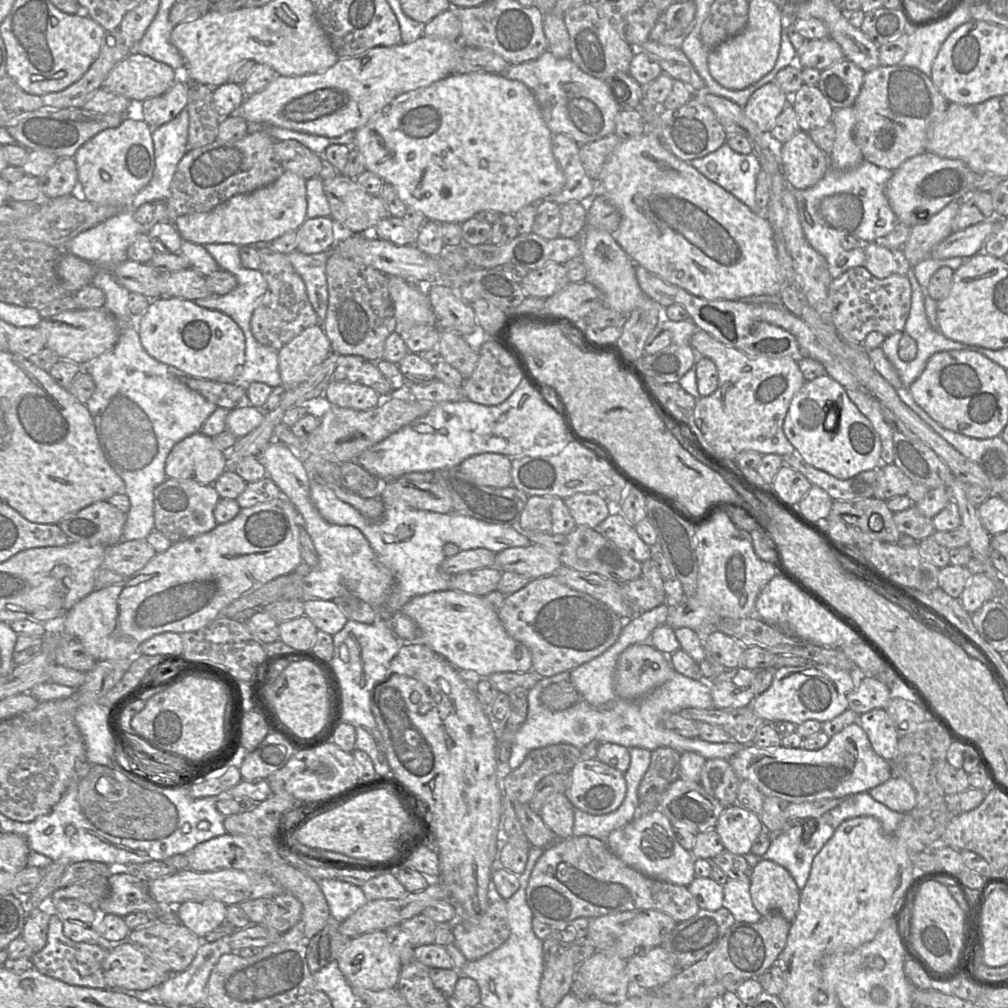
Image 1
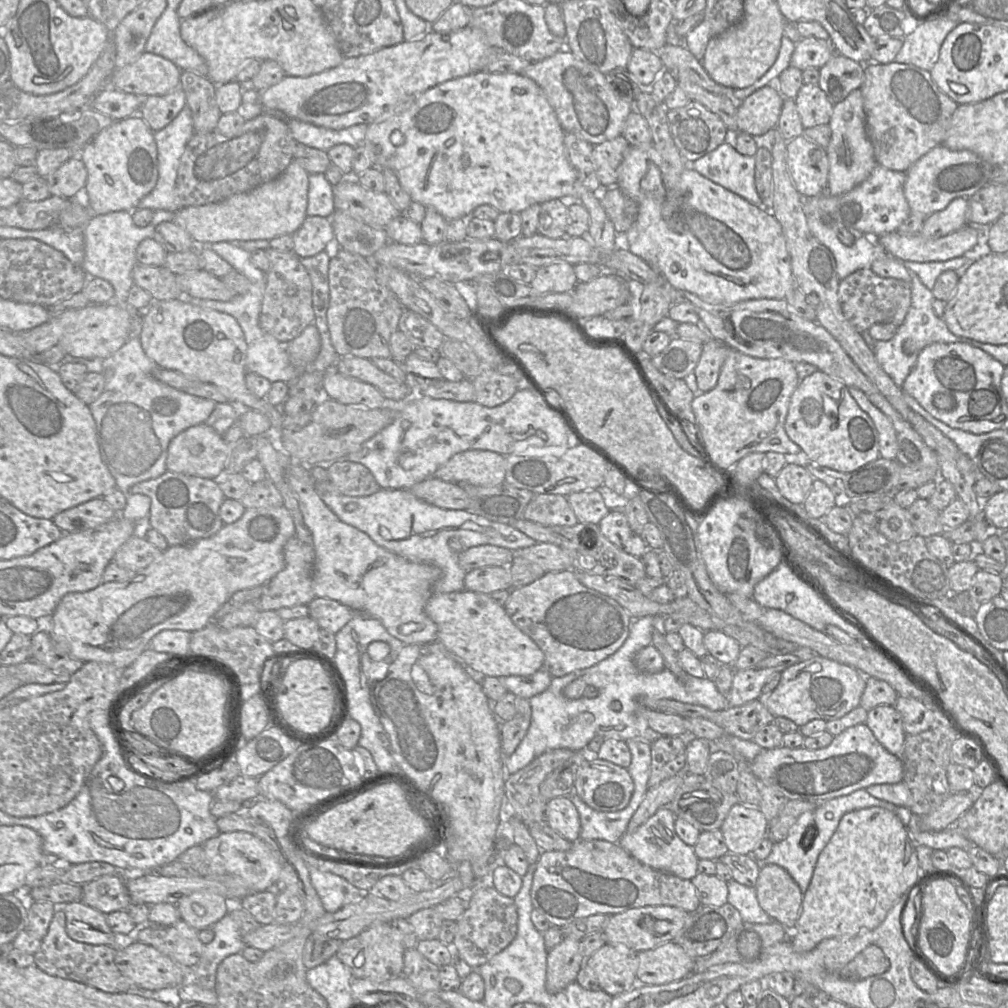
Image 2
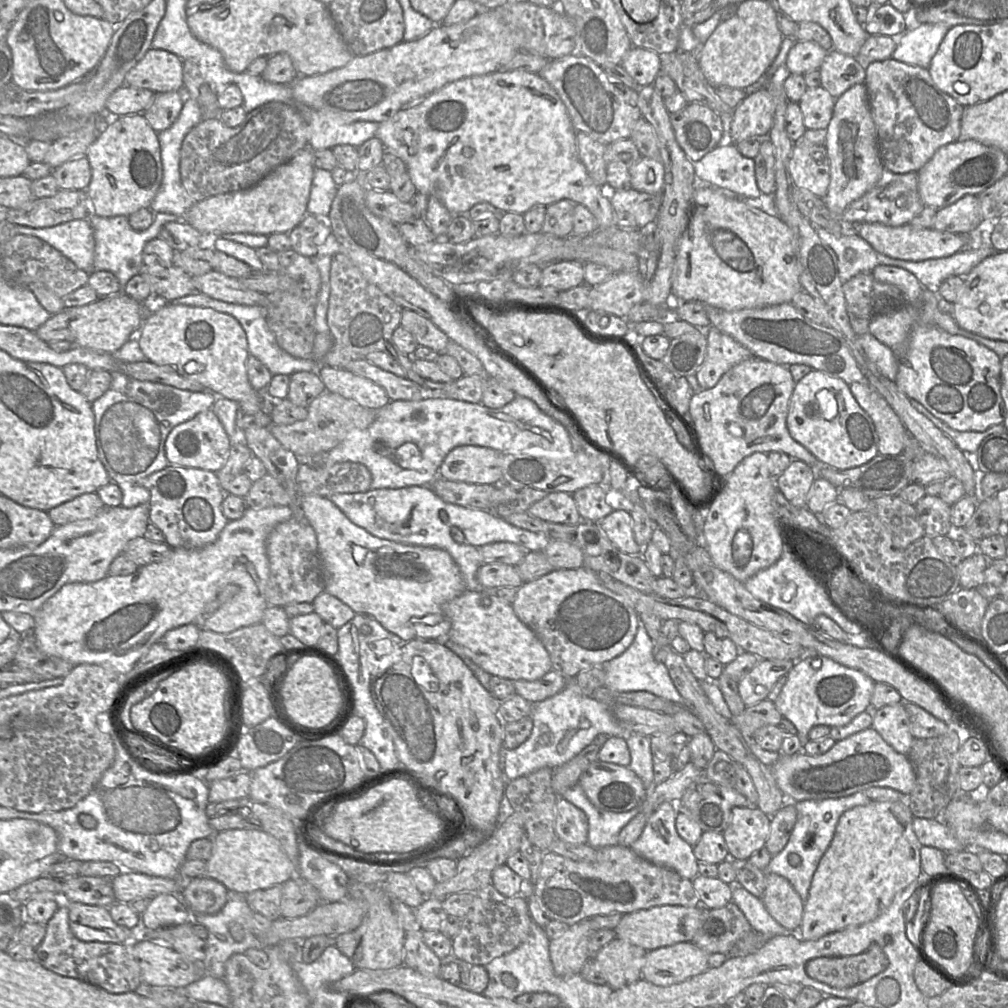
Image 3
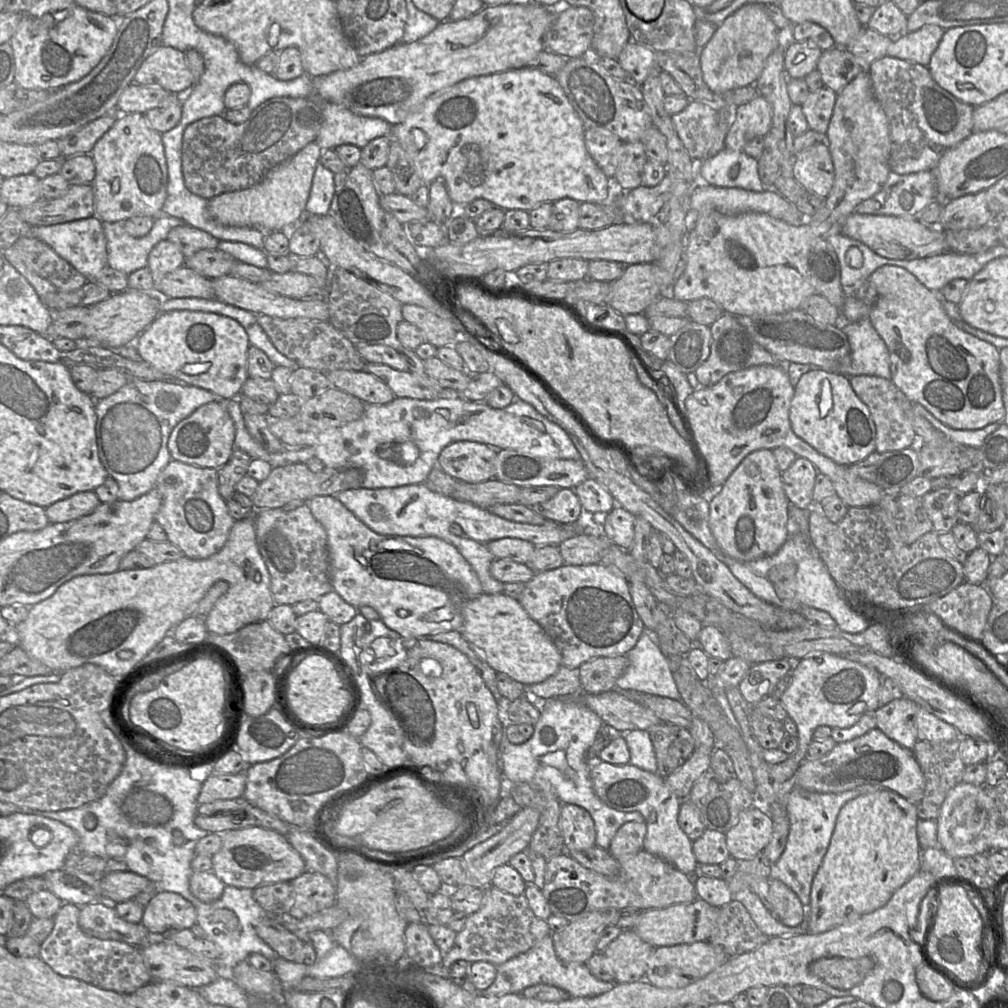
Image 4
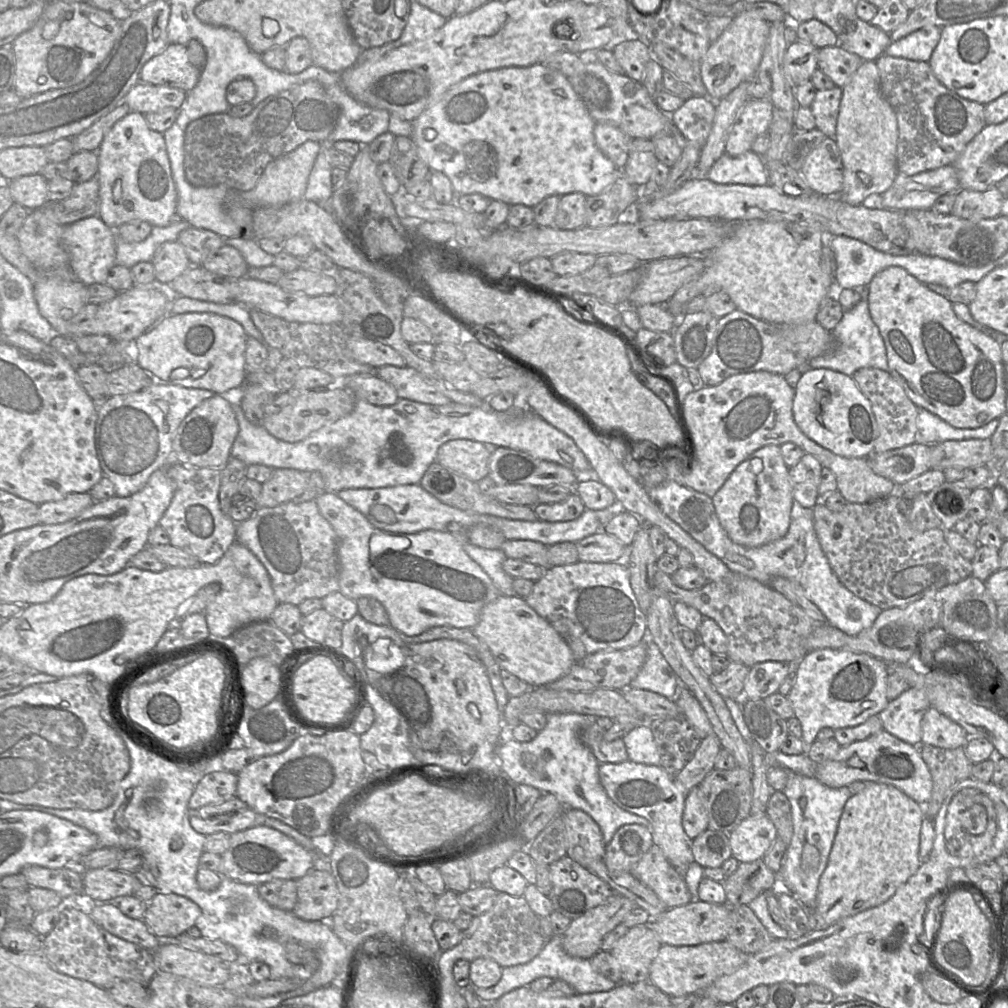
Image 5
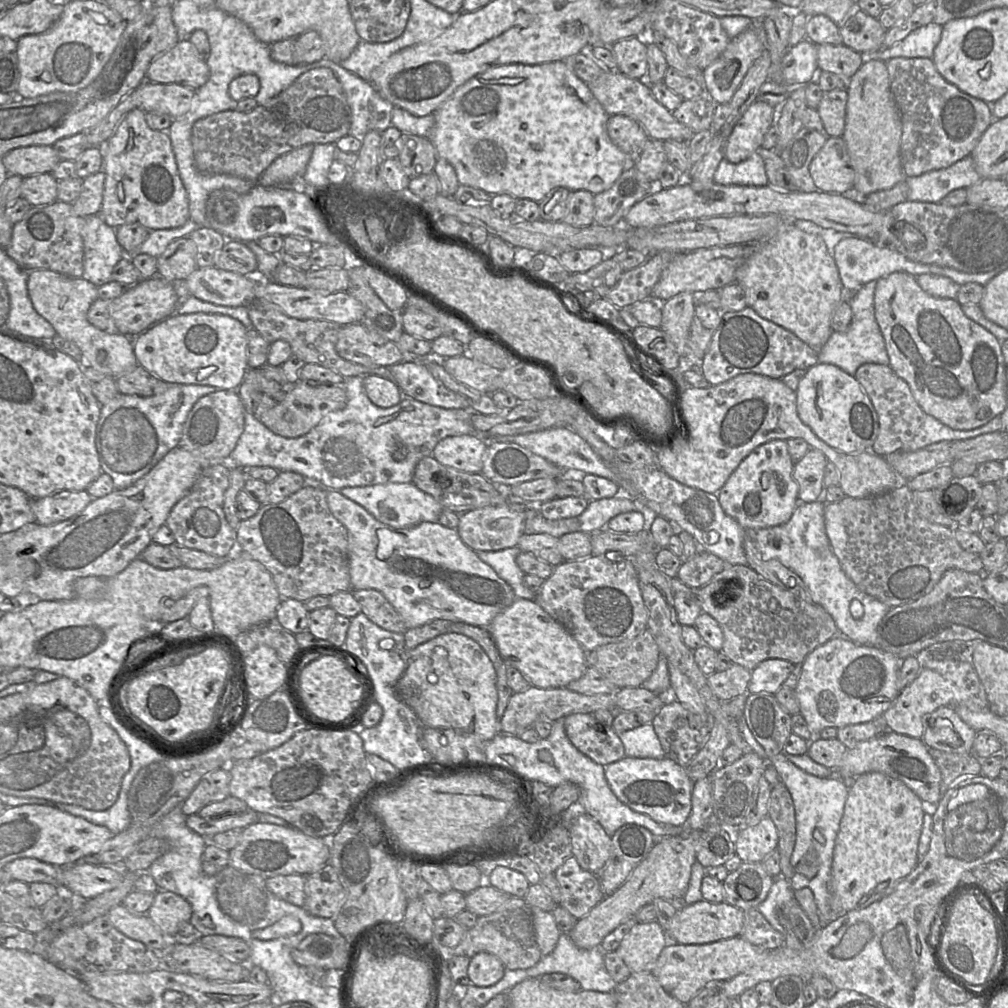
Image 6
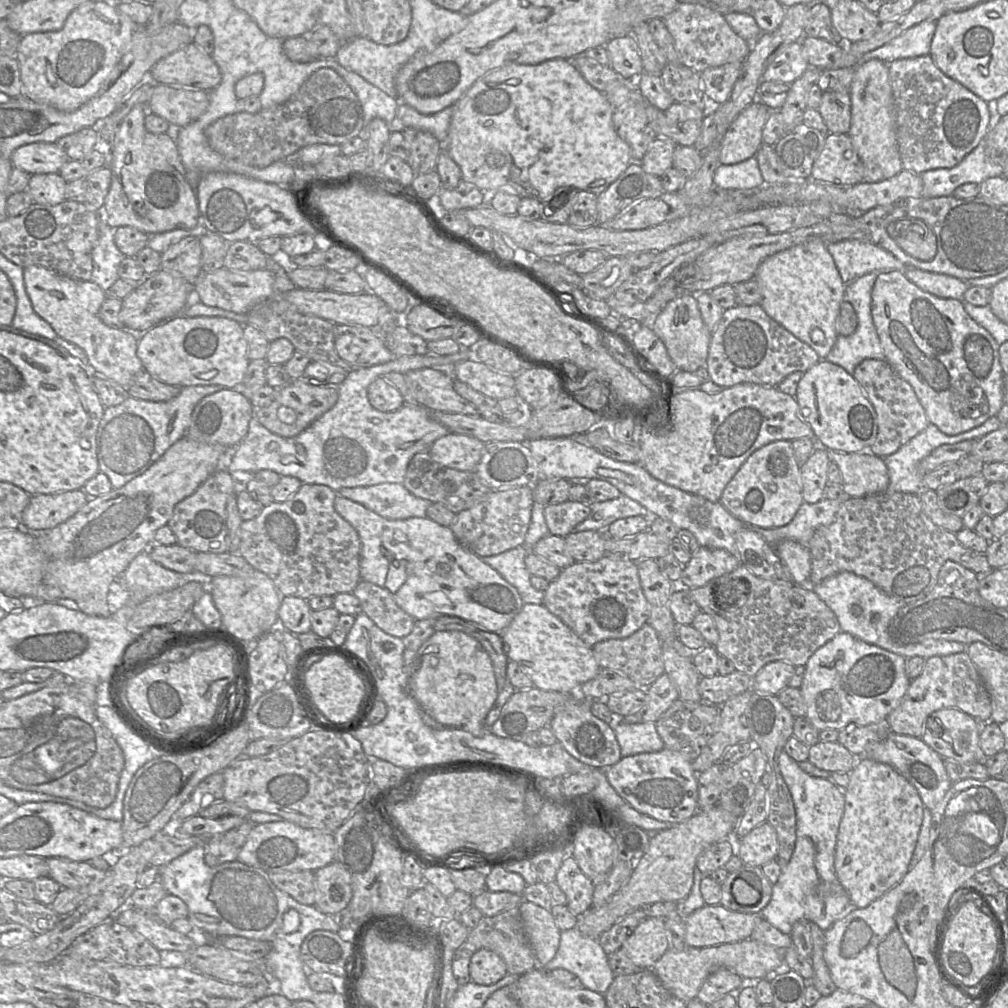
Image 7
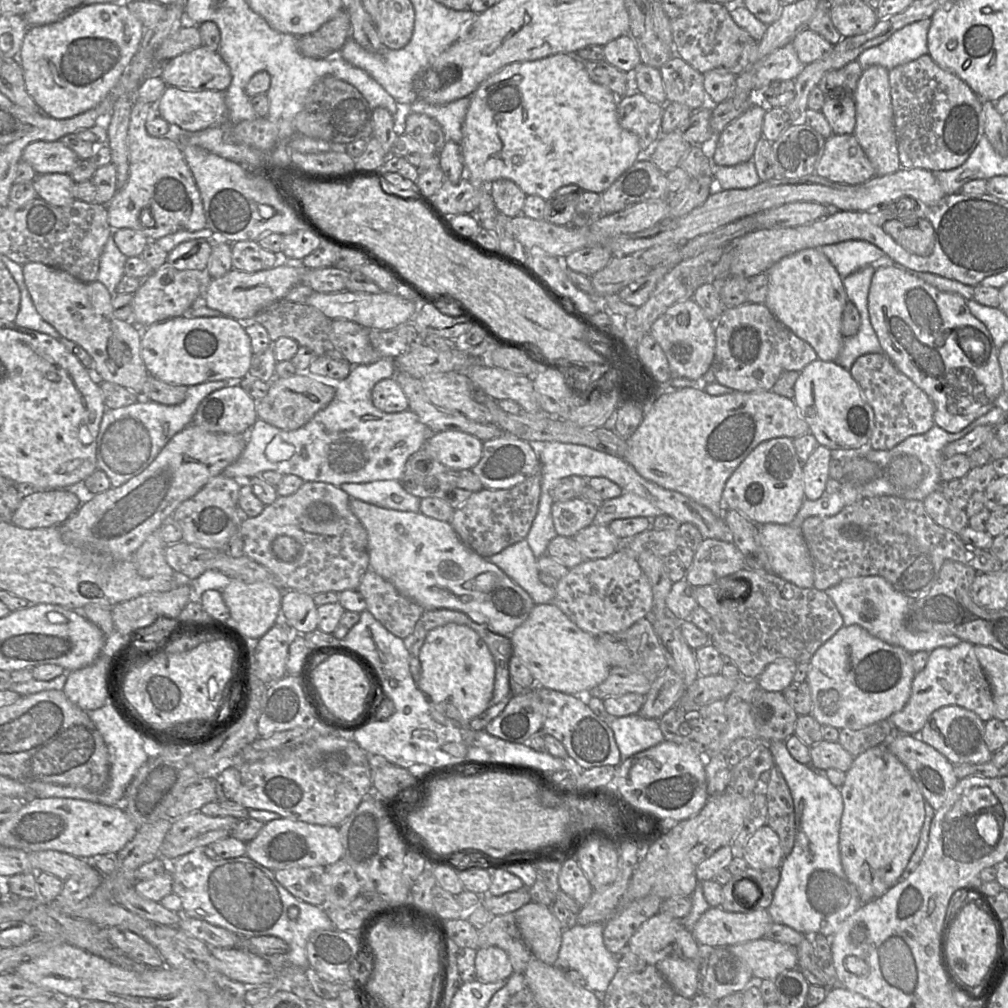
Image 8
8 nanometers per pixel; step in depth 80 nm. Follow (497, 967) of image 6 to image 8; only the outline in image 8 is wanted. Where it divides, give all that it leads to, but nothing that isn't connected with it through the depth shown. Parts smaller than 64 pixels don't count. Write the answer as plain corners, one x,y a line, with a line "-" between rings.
496,946
477,949
475,969
476,979
484,983
509,979
514,973
507,953

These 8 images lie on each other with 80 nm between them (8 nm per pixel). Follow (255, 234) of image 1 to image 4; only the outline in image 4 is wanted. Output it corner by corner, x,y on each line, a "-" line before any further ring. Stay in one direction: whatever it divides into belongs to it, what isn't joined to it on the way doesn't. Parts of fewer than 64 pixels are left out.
310,142
294,156
269,170
254,186
211,198
208,204
211,218
225,226
259,228
266,233
291,229
306,215
306,204
321,154
322,149
317,143

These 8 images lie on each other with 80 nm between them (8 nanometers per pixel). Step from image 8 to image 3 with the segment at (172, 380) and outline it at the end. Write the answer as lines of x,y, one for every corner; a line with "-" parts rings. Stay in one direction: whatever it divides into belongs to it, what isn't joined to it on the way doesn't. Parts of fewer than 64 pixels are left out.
160,303
146,317
137,340
147,361
172,368
181,377
200,383
206,391
218,397
239,403
257,393
247,377
246,334
230,315
210,308

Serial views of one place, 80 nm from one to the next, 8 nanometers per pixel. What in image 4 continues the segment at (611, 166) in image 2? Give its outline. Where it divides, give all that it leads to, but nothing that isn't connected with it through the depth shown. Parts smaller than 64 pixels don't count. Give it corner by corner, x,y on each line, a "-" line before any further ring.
642,142
622,143
617,150
618,166
614,178
623,192
642,186
642,174
648,161

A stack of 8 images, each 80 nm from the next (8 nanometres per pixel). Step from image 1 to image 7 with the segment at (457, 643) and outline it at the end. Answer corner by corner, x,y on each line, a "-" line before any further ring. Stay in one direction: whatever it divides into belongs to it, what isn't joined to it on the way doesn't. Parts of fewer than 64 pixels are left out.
525,603
501,635
508,659
521,667
531,678
534,687
544,691
576,693
583,683
593,679
600,670
592,647
543,604

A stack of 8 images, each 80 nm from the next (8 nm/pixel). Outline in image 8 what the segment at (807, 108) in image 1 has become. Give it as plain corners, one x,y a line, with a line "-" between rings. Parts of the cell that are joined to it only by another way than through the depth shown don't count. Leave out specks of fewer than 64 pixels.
826,97
821,112
834,135
853,134
856,124
856,105
853,98

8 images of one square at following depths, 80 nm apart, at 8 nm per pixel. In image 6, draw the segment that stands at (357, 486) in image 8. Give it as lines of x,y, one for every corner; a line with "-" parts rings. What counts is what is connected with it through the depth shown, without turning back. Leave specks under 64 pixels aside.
388,483
365,487
347,487
339,492
359,504
379,522
395,528
409,528
423,522
437,523
443,506
432,496
419,490
413,483

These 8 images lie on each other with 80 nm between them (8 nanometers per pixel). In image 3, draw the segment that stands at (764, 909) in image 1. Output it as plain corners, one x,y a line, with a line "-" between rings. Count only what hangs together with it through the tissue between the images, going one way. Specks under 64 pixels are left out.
766,873
766,888
761,900
781,926
793,932
799,930
804,902
789,880
775,873

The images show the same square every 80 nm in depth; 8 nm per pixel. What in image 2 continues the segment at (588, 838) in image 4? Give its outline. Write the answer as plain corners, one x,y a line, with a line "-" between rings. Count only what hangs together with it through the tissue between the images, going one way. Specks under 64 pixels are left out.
567,796
547,801
545,820
548,825
570,842
580,839
580,817
575,805

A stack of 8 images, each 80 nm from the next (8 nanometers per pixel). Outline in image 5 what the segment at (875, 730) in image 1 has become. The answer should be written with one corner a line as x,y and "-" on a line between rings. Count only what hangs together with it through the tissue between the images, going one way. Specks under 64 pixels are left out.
909,688
889,701
879,713
883,730
910,745
919,746
922,744
921,721
930,707
925,690

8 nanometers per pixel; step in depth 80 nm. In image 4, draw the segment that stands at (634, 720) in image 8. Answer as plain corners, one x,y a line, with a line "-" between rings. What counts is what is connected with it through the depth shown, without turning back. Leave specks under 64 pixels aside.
632,730
624,734
630,752
630,764
651,772
657,772
657,761
650,734
647,730

